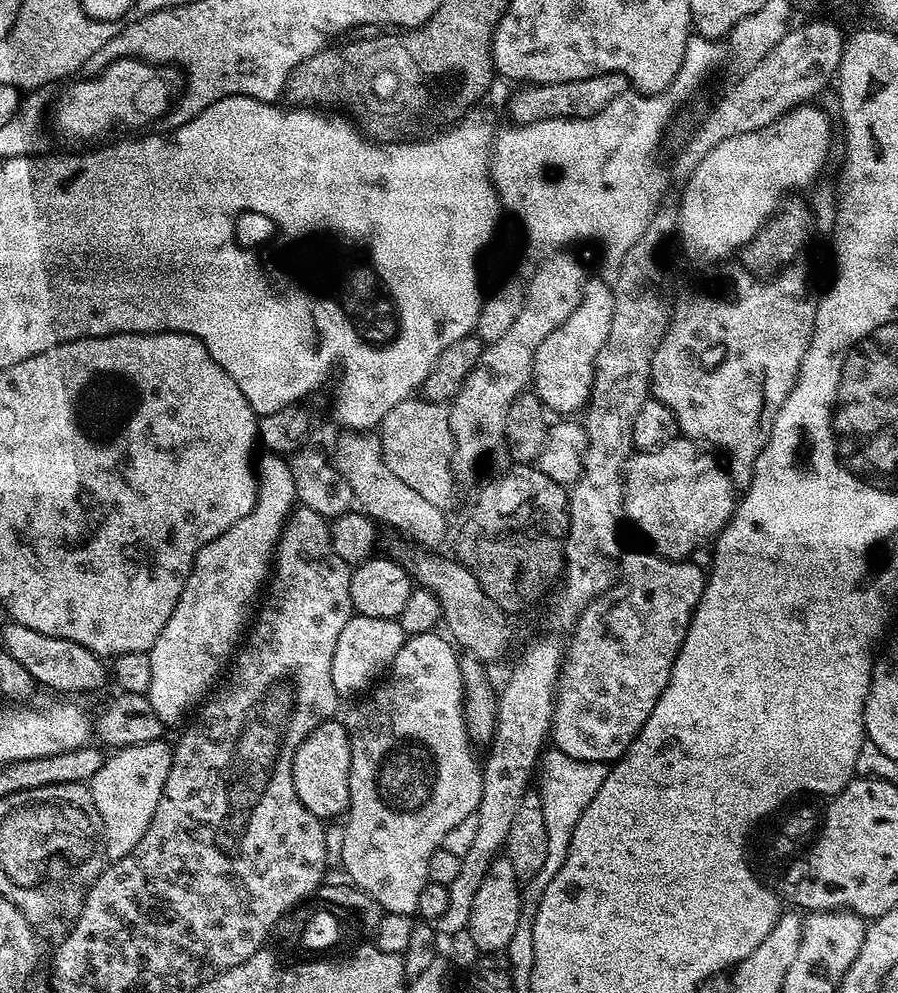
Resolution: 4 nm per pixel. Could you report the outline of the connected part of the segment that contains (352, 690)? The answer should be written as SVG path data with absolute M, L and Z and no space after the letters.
M353 615L338 636L338 643L334 650L331 674L337 695L344 698L358 693L361 695L371 689L391 667L405 639L399 621Z

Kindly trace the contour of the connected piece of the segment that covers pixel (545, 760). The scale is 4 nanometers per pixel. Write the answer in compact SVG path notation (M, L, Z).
M552 746L541 755L538 761L538 791L540 793L542 813L549 832L549 850L542 870L534 874L532 880L527 881L522 892L523 904L520 910L520 921L514 930L514 938L510 938L506 949L507 963L513 969L531 969L534 962L534 942L532 941L532 919L536 917L536 906L540 902L540 895L550 886L554 874L562 870L562 862L568 853L570 838L574 826L578 826L578 818L582 818L582 810L590 806L590 798L598 794L602 782L606 782L609 765L605 762L586 762L578 758L570 758L570 754L562 754Z

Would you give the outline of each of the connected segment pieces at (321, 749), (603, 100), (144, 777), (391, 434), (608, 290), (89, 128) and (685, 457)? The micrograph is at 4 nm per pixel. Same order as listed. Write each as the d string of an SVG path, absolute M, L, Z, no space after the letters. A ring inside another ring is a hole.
M333 718L322 722L298 746L298 754L294 754L294 790L310 810L322 822L328 822L331 816L343 817L350 805L350 738L343 723Z
M607 72L598 74L589 80L575 80L561 84L525 83L517 88L520 89L508 100L508 112L512 115L511 123L519 126L539 120L559 120L561 118L584 120L588 116L606 110L606 106L610 106L610 102L614 102L614 98L629 91L630 85L621 72Z
M161 738L138 746L117 748L105 759L98 774L92 776L90 787L93 796L98 798L96 805L104 820L106 852L112 860L122 859L138 846L154 818L154 810L158 810L158 798L162 798L174 751L173 745L166 741Z
M425 398L416 399L398 402L398 406L394 406L386 418L382 418L378 435L384 461L390 470L394 470L396 477L406 482L406 486L418 490L418 494L434 502L434 506L448 510L456 496L456 476L452 473L456 443L450 430L448 404Z
M599 278L589 279L574 314L570 314L570 318L566 318L566 322L562 322L562 326L558 326L542 346L538 346L531 387L549 413L576 414L587 405L592 394L592 379L596 377L598 350L602 350L610 334L613 318L612 285Z
M127 58L115 60L95 74L88 74L85 80L66 85L64 93L57 100L55 97L50 112L51 119L52 116L56 119L57 134L68 140L92 140L95 136L106 135L119 124L124 128L136 128L158 119L173 103L178 88L175 71L177 69L172 66L157 66L144 59Z
M677 438L661 448L640 450L629 456L624 473L624 504L622 516L648 539L647 547L658 556L666 556L673 562L691 557L692 551L700 545L707 545L728 525L732 513L736 511L738 492L728 475L727 467L722 466L711 456L713 453L697 441Z

